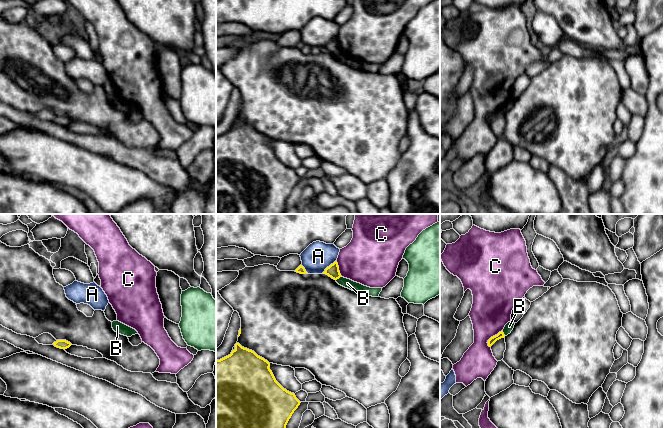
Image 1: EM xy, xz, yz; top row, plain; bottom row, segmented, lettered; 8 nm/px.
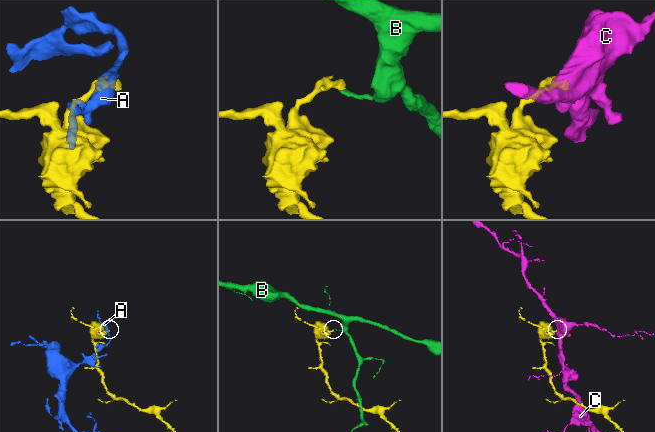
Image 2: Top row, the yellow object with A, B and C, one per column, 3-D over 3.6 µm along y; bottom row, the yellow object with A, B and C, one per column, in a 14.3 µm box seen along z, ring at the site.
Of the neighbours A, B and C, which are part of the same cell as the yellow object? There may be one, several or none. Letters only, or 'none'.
none

